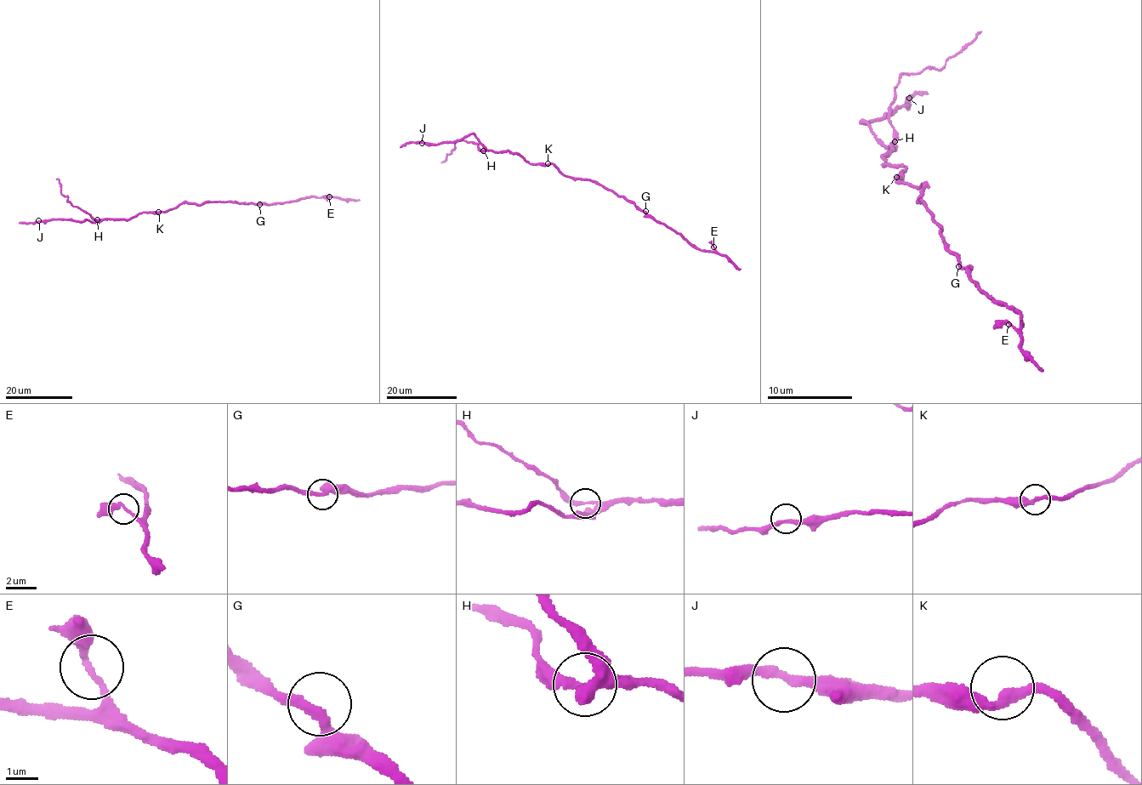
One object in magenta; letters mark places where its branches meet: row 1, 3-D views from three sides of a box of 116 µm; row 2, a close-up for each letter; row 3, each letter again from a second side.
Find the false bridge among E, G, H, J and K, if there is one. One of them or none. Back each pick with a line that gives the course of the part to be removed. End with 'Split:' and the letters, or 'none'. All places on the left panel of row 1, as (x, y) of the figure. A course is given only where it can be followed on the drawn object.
Split: none

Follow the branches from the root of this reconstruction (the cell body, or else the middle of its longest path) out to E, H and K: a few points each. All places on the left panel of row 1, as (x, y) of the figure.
E: (186, 202), (201, 204), (229, 201), (270, 204), (329, 196)
H: (186, 202), (163, 211), (140, 213), (130, 219), (97, 219)
K: (186, 202), (158, 212)

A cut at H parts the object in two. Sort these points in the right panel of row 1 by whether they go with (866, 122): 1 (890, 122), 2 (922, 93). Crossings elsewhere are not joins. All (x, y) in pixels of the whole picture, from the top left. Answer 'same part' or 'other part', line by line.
1: other part
2: same part

